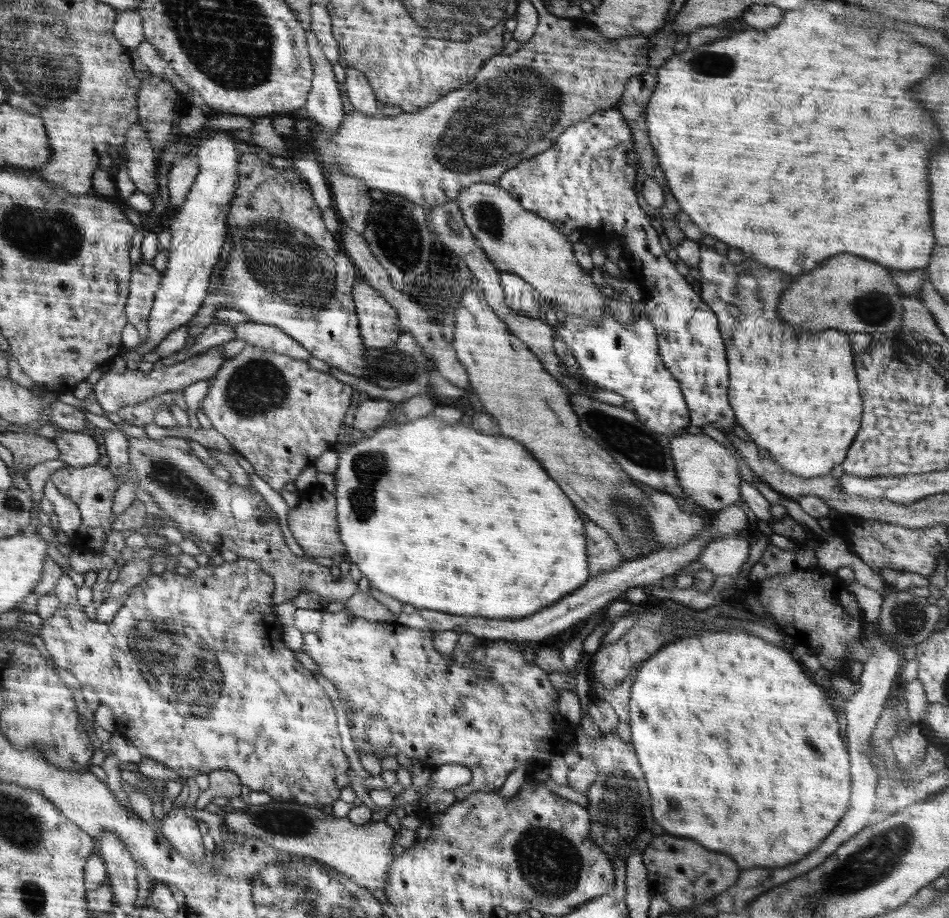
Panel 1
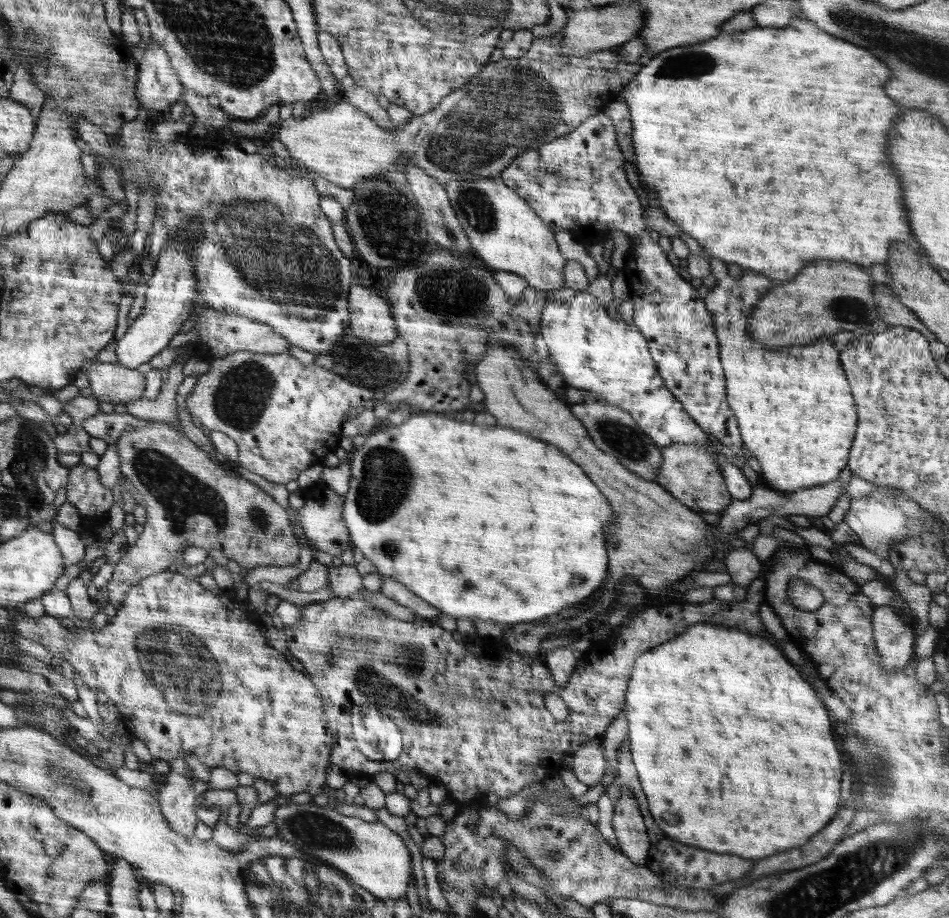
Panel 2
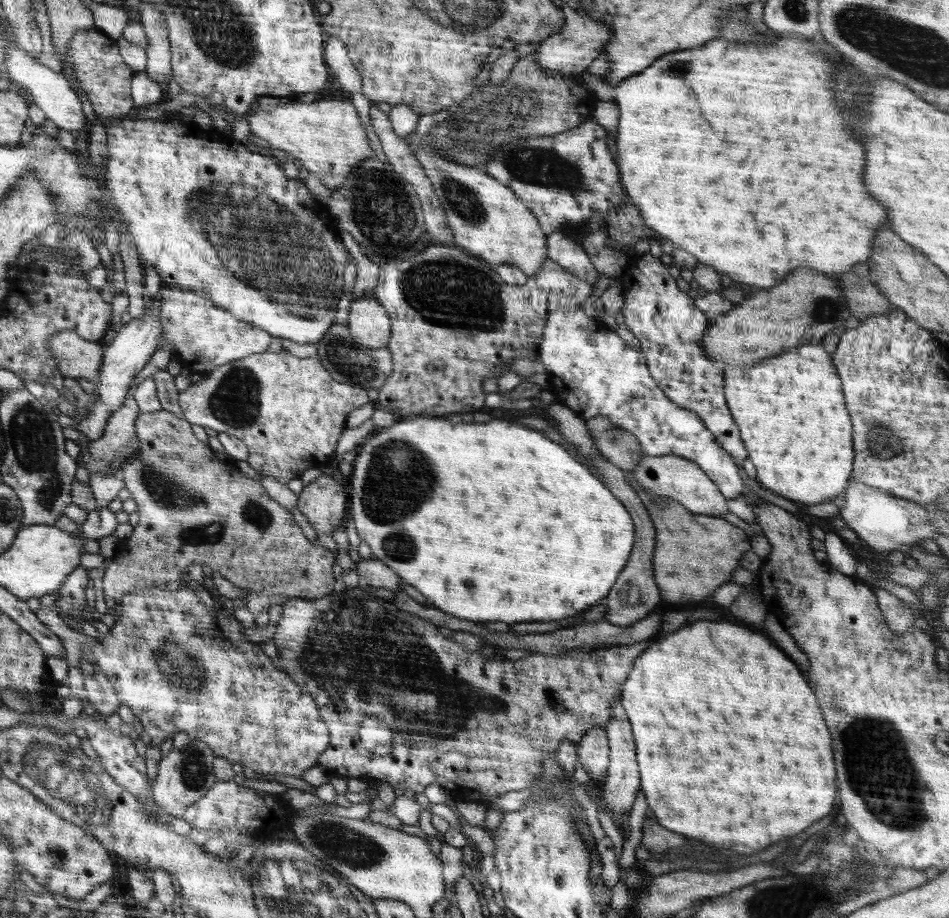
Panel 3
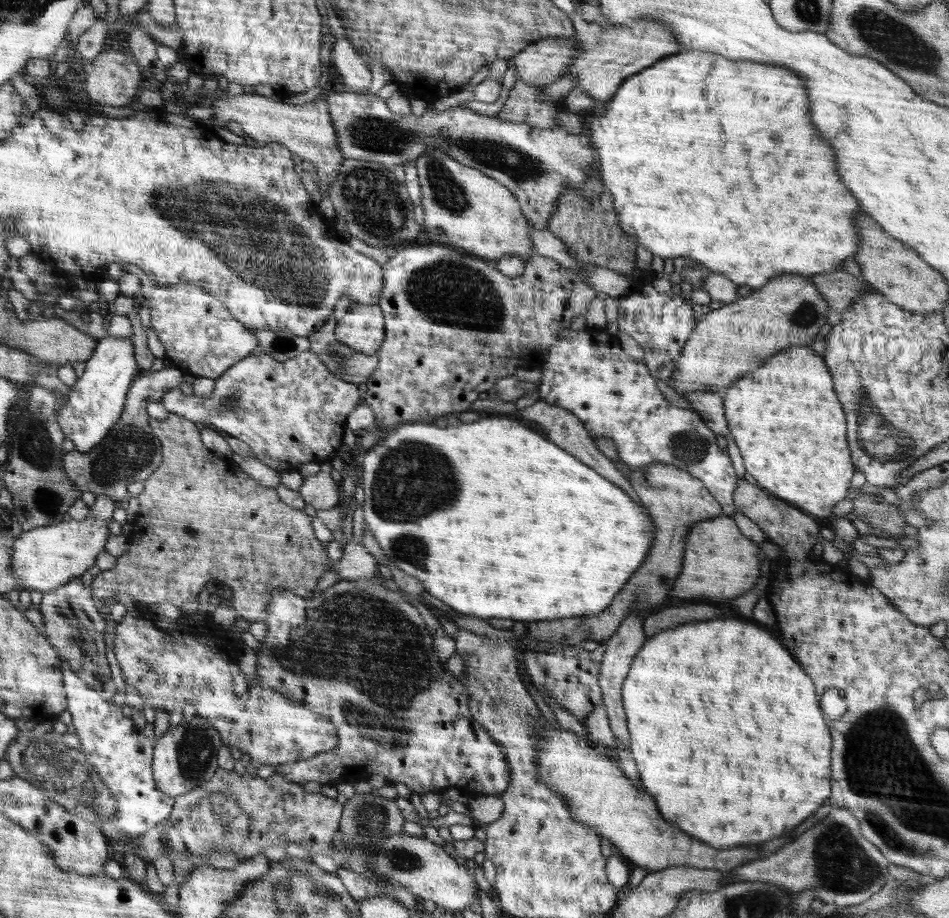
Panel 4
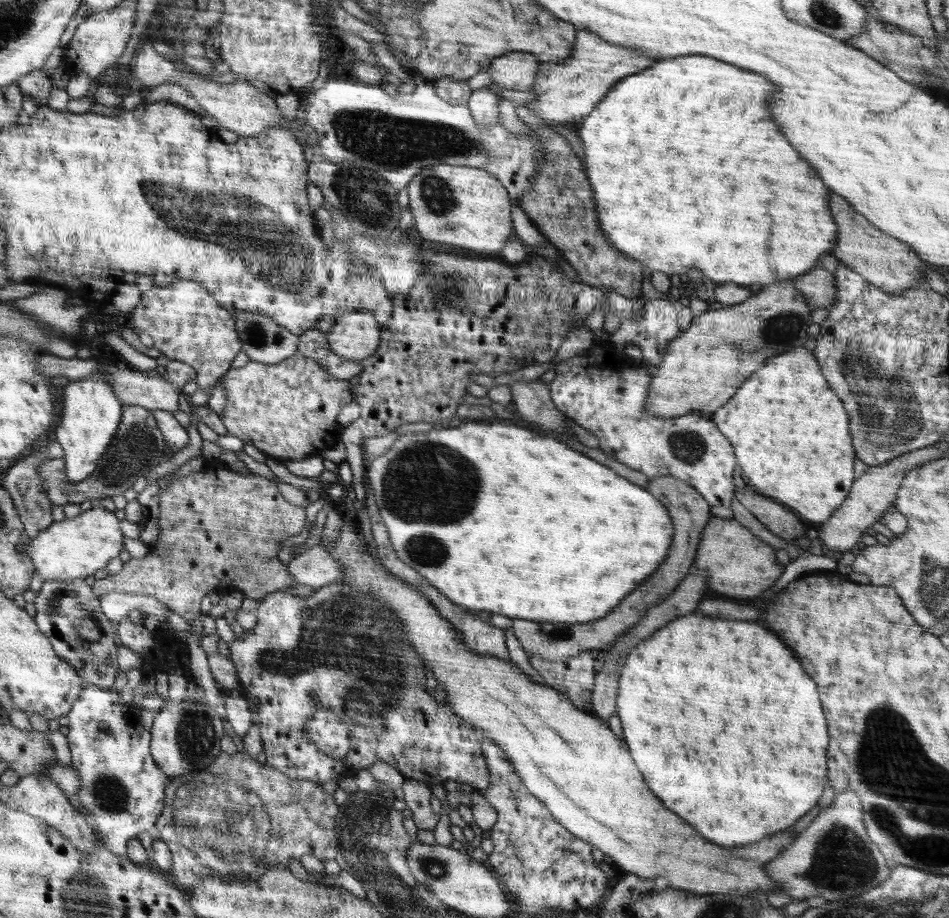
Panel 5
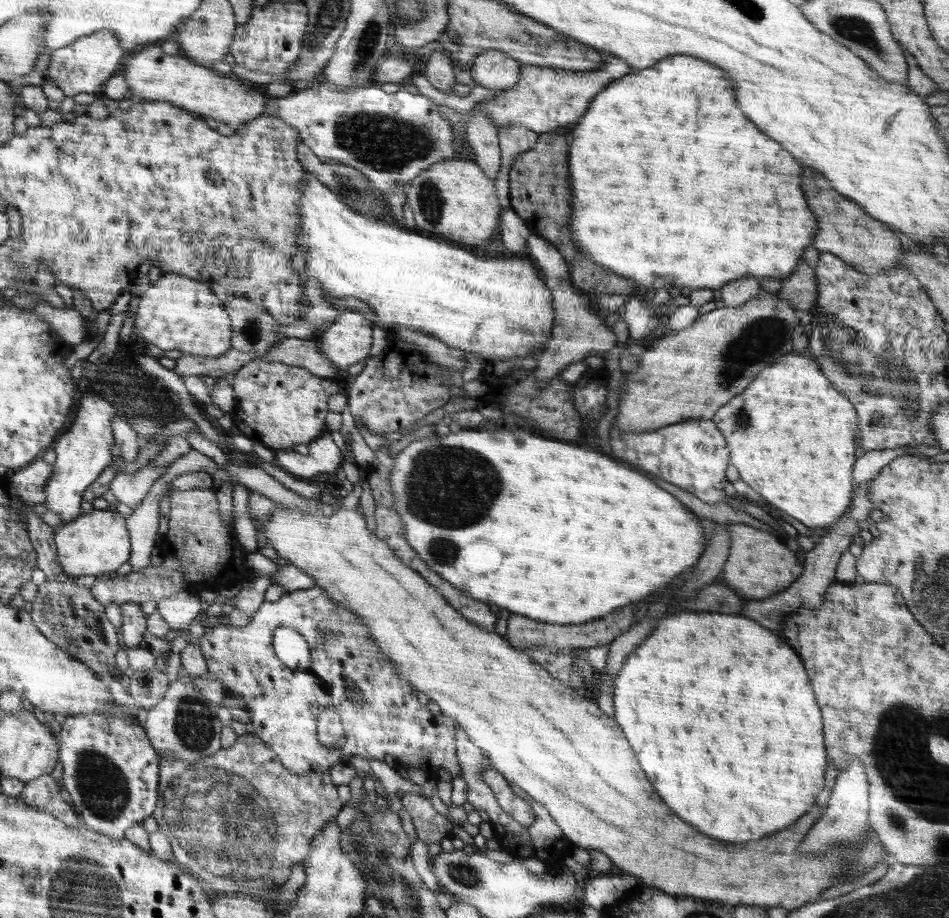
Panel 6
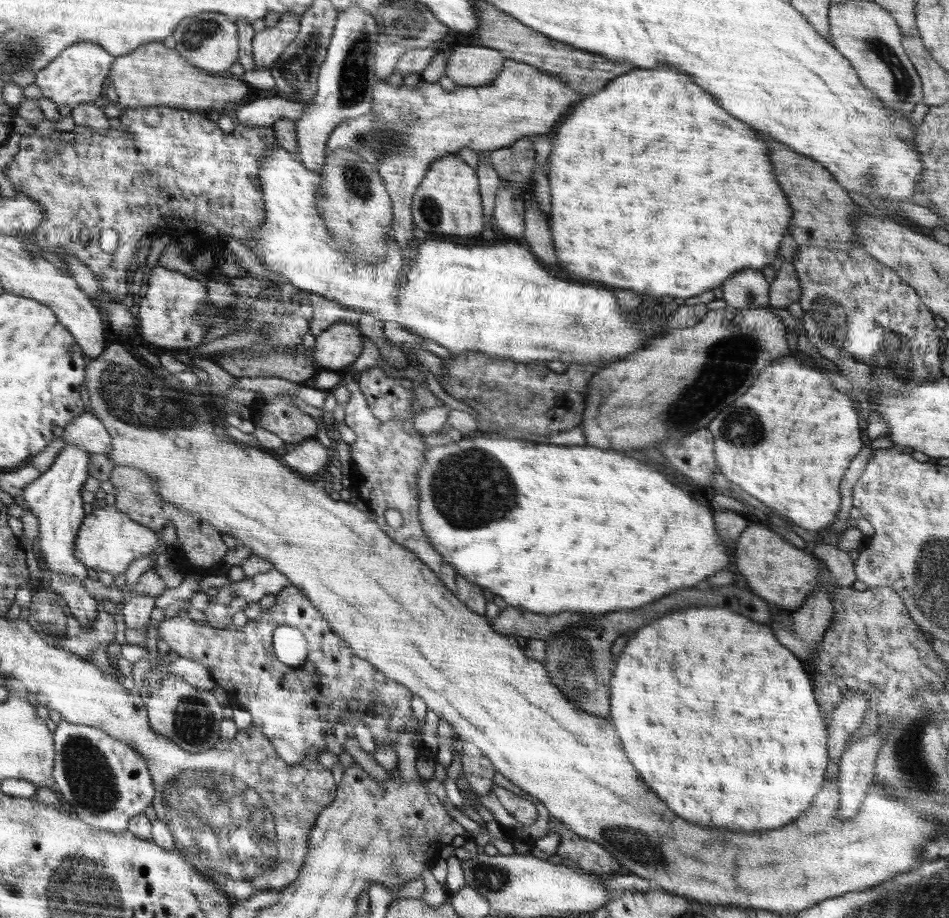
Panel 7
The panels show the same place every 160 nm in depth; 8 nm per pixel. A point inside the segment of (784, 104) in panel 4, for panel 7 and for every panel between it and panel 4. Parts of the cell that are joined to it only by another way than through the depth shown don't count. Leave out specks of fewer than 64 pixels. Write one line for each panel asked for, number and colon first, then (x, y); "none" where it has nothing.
5: (671, 170)
6: (659, 220)
7: (650, 179)

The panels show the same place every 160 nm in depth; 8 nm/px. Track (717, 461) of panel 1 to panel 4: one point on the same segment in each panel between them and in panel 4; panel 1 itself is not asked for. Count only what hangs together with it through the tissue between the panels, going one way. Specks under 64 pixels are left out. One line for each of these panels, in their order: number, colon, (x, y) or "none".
2: (688, 472)
3: (667, 477)
4: (675, 500)

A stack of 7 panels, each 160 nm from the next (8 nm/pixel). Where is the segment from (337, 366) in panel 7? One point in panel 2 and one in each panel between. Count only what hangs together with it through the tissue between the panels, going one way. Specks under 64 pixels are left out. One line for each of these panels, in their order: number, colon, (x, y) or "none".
2: (371, 319)
3: (369, 323)
4: (362, 328)
5: (355, 336)
6: (347, 340)

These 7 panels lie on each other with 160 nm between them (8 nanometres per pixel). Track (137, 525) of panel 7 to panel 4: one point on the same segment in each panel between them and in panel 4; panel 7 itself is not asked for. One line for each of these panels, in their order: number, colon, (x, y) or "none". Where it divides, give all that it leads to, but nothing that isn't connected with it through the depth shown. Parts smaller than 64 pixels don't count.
4: (45, 558)
5: (75, 548)
6: (97, 543)

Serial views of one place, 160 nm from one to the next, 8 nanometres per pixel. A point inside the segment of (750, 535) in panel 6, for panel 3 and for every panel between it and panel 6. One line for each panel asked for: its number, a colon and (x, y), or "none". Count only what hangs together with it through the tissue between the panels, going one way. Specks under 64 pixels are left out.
3: (694, 554)
4: (719, 563)
5: (738, 564)

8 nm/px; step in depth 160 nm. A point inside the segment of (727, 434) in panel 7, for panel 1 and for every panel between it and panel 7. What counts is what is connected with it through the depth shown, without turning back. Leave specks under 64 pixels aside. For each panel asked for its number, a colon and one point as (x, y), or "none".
1: (796, 394)
2: (794, 407)
3: (790, 411)
4: (785, 417)
5: (790, 433)
6: (791, 435)

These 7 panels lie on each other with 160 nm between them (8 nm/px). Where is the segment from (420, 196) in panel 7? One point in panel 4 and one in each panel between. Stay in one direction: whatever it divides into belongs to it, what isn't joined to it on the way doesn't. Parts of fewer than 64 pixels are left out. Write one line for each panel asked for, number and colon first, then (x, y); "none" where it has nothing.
4: (462, 206)
5: (468, 207)
6: (454, 200)

